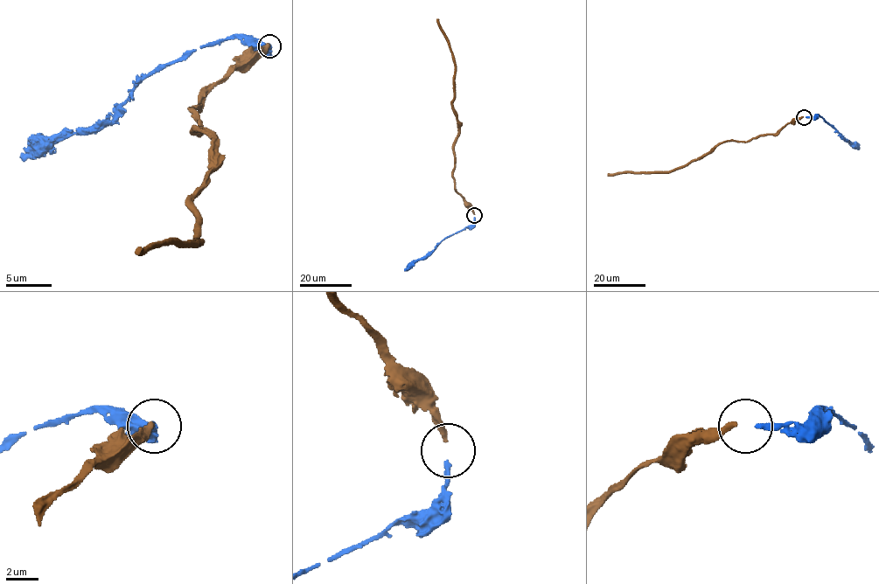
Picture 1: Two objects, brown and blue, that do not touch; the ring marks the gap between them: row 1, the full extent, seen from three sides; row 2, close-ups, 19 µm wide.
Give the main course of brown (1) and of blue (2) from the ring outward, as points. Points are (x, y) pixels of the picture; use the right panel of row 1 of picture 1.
1: (803, 117), (795, 118), (776, 133), (746, 142), (719, 142), (710, 151), (668, 171), (608, 175)
2: (805, 117), (819, 115), (844, 138), (859, 148)

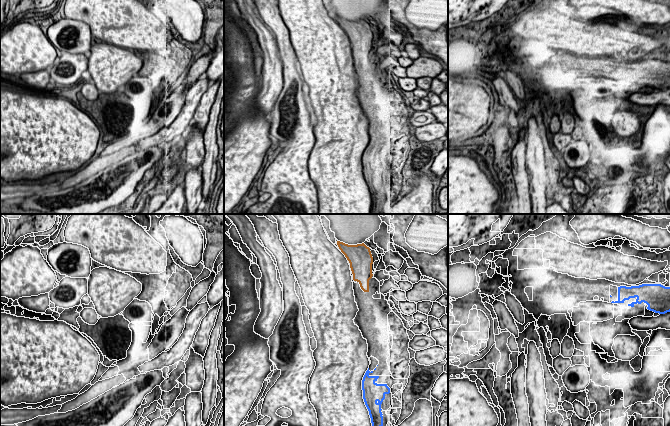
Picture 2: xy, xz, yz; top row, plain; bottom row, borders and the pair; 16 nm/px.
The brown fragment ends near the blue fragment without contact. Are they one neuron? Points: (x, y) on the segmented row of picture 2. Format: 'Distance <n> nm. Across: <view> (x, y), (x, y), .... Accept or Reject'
Distance 1200 nm. Across: xz (368, 291), (377, 365). Accept

